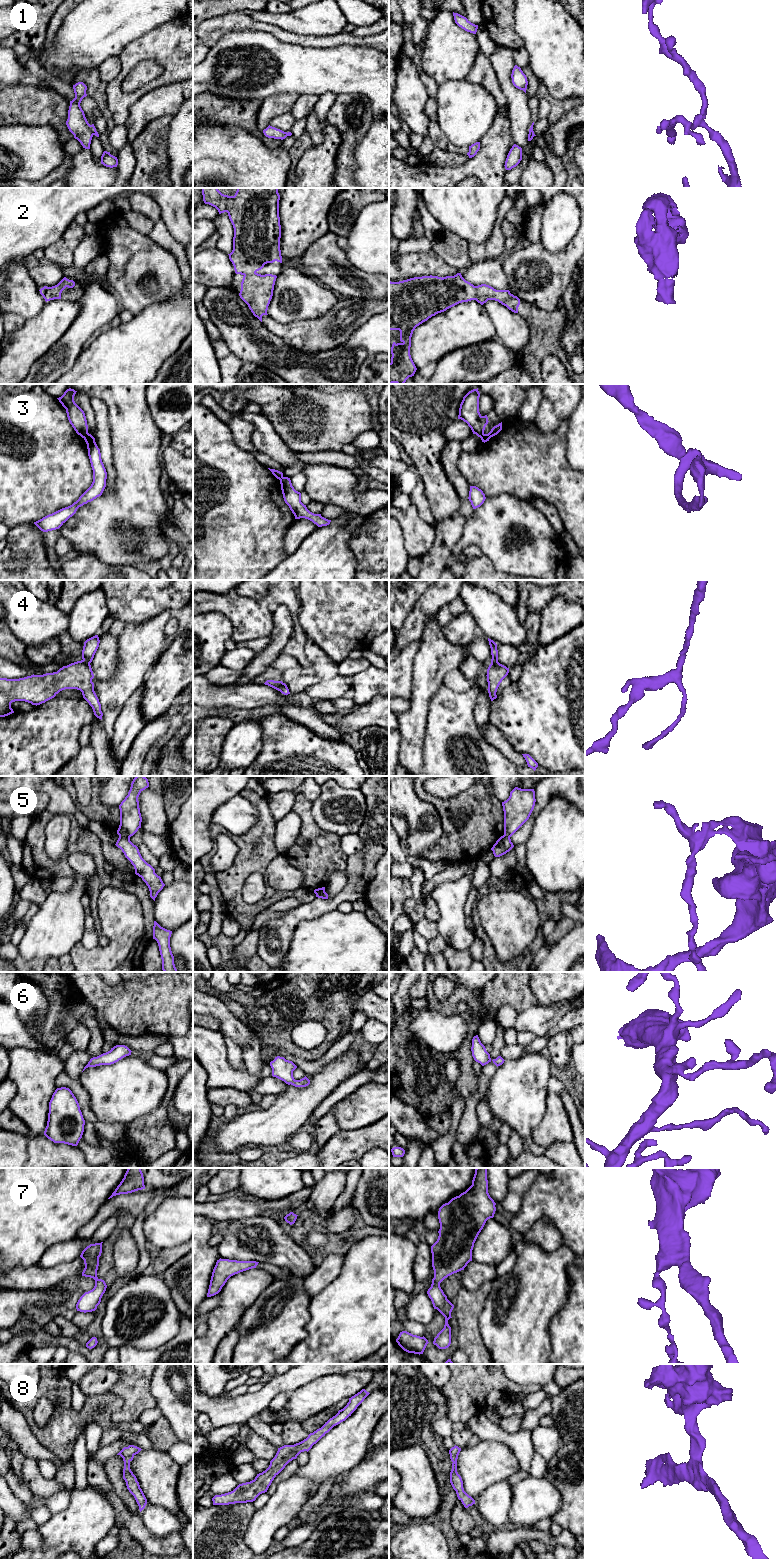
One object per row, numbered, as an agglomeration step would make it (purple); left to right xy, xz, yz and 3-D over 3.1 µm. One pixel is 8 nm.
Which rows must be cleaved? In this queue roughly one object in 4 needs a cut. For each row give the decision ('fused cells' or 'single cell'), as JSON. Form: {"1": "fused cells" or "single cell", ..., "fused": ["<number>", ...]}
{"1": "fused cells", "2": "single cell", "3": "fused cells", "4": "single cell", "5": "fused cells", "6": "single cell", "7": "single cell", "8": "single cell", "fused": ["1", "3", "5"]}

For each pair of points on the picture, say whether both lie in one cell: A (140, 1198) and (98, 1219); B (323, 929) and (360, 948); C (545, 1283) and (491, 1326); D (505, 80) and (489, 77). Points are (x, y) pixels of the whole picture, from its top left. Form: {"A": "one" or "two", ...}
{"A": "one", "B": "one", "C": "one", "D": "two"}

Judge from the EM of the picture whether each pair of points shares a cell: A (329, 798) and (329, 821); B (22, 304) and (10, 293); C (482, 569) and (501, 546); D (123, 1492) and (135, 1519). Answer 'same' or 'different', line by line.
A: same
B: same
C: different
D: different

